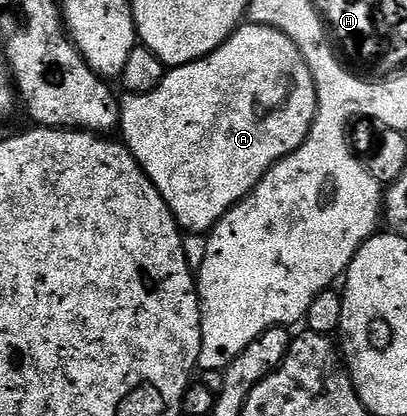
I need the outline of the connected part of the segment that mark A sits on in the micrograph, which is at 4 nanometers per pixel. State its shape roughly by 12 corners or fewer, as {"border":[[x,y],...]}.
{"border":[[274,27],[120,101],[118,133],[204,235],[302,147],[312,72]]}

